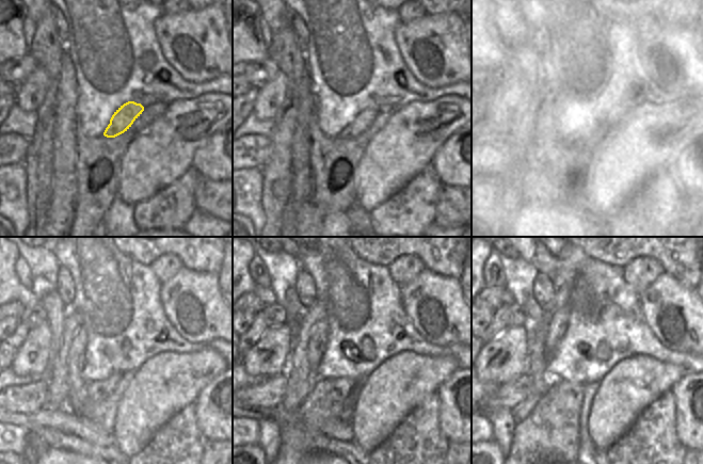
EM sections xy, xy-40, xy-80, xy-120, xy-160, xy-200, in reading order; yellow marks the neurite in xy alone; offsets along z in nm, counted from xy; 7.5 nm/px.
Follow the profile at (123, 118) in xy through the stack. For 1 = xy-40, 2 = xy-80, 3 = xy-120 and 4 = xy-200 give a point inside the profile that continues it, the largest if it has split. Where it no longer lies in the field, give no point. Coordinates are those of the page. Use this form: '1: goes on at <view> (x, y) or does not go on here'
1: goes on at xy-40 (364, 120)
2: goes on at xy-80 (590, 140)
3: goes on at xy-120 (97, 390)
4: goes on at xy-200 (549, 434)

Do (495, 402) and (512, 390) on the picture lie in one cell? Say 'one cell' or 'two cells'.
one cell

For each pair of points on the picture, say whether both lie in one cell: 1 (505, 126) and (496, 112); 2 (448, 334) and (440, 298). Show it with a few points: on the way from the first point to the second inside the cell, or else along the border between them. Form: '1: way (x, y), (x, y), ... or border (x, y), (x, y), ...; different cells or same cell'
1: way (504, 123), (499, 115); same cell
2: way (449, 325), (446, 306); same cell

